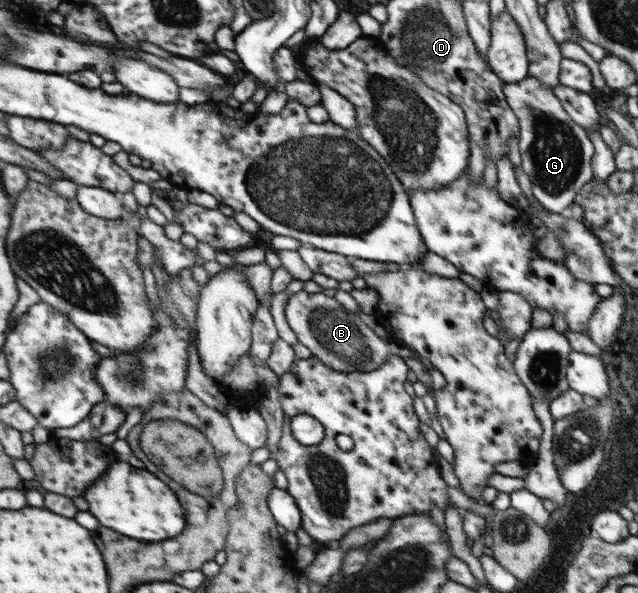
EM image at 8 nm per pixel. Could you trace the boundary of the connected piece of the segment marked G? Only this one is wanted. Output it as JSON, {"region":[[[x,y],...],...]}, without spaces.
{"region":[[[526,77],[526,80],[517,83],[505,83],[505,98],[507,105],[518,118],[518,152],[520,155],[520,167],[527,175],[533,197],[540,203],[543,209],[549,213],[567,213],[578,191],[592,179],[591,158],[594,153],[592,143],[586,130],[577,125],[562,108],[561,101],[551,87],[540,79]]]}

